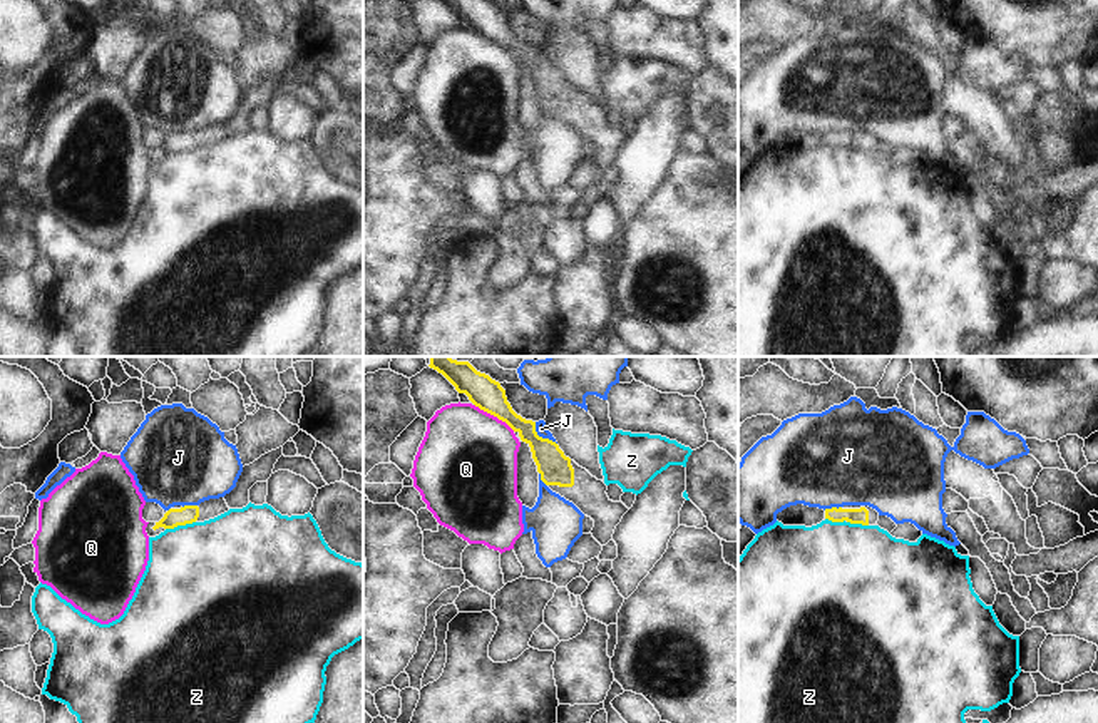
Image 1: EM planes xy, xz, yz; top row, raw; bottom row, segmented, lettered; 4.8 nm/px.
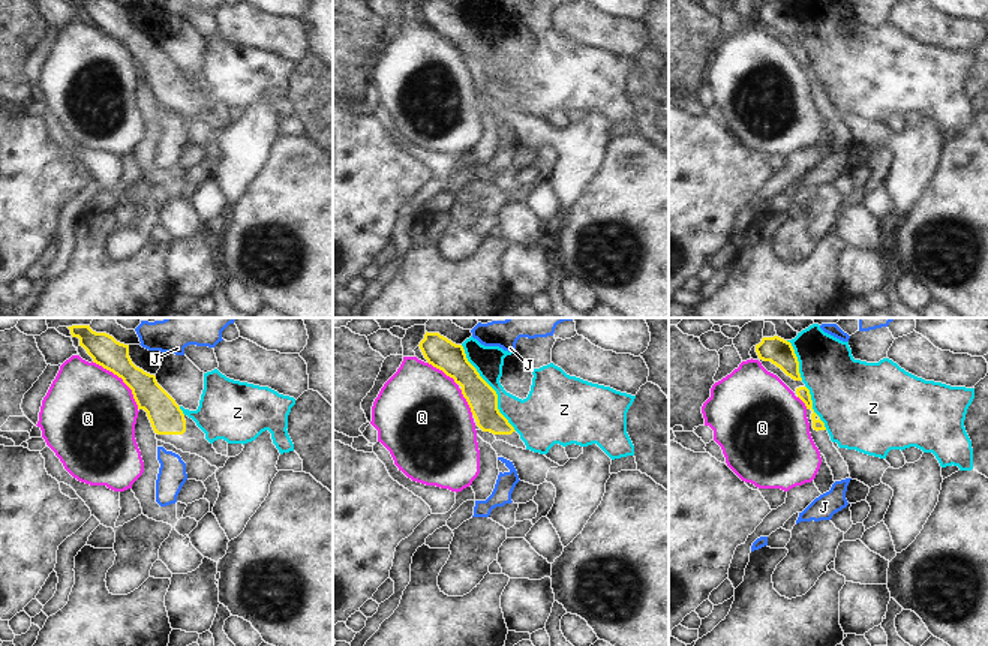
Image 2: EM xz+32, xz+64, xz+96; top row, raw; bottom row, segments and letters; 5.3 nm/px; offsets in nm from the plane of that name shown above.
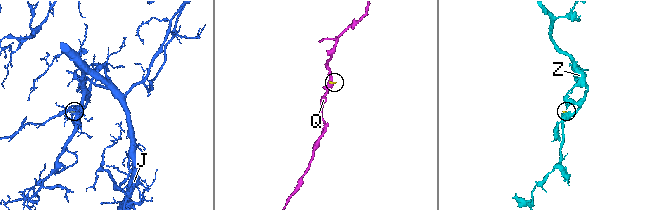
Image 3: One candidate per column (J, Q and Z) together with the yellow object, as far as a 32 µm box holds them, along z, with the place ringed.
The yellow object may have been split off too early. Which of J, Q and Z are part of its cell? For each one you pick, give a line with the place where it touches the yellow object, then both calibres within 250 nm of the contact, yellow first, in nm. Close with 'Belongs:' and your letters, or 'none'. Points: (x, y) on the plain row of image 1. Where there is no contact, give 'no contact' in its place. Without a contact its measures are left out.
Belongs: none

